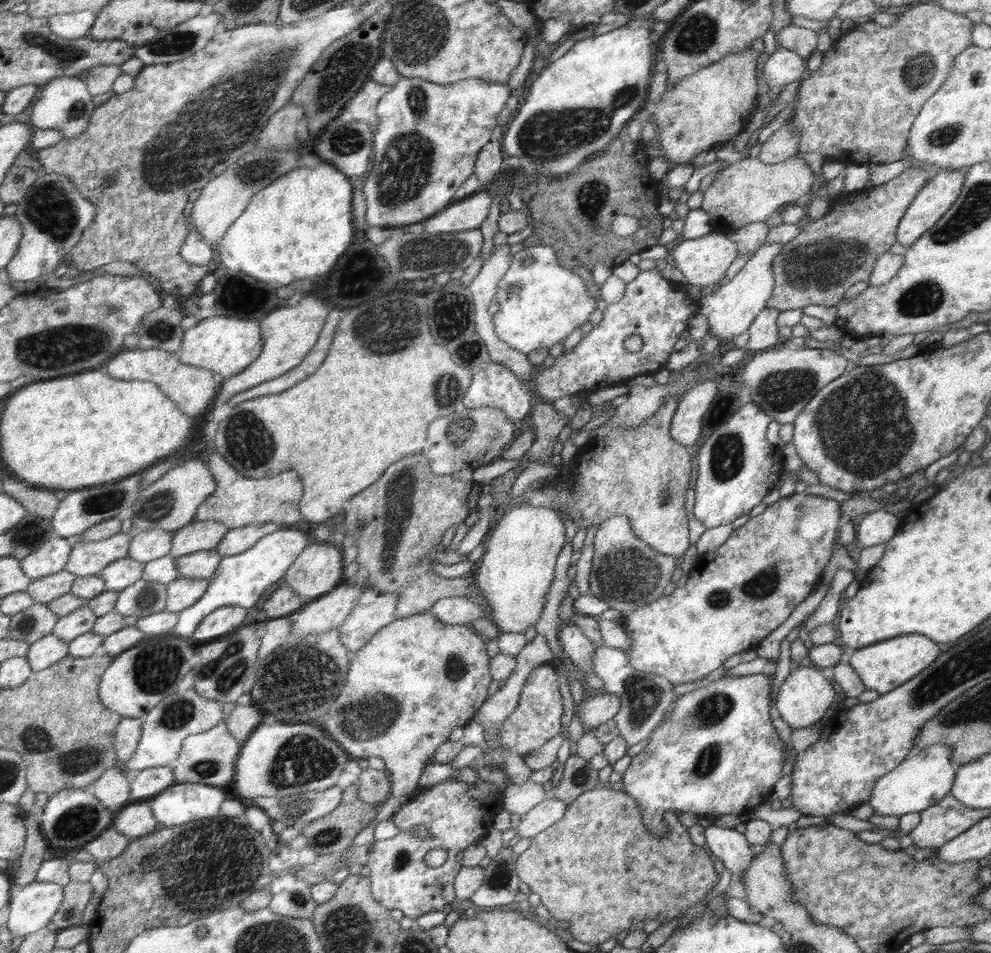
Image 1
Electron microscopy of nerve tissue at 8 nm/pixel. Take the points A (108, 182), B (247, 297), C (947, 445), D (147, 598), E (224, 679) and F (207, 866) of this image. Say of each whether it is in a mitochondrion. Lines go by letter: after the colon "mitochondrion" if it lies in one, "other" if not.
A: mitochondrion
B: other
C: other
D: mitochondrion
E: mitochondrion
F: mitochondrion

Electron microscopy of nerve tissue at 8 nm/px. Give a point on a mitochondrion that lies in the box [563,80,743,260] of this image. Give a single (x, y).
(593, 196)

